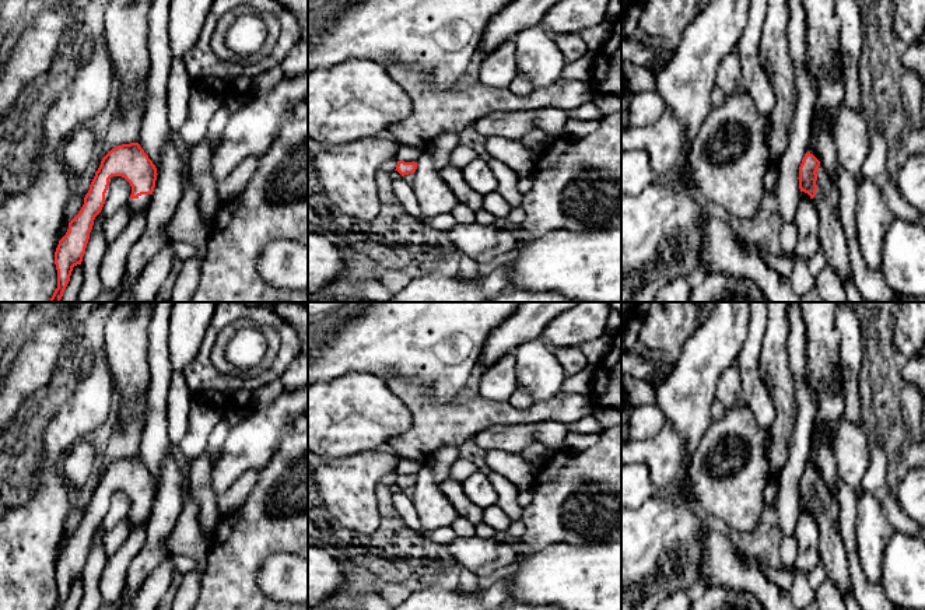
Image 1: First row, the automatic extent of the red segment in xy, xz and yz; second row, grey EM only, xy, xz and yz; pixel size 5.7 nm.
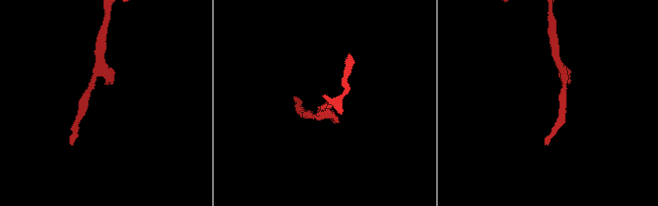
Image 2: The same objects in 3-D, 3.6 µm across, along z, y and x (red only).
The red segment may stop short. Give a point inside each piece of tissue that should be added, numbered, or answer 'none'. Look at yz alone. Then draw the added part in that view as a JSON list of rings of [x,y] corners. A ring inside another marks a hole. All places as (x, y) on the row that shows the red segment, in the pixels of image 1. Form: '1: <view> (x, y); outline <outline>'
1: yz (833, 242); outline [[[820,165],[817,169],[817,190],[812,199],[819,213],[819,239],[820,249],[826,256],[827,266],[831,266],[841,281],[845,283],[854,278],[851,269],[851,259],[847,246],[847,238],[842,224],[840,221],[838,204],[838,187],[827,176],[824,168]]]

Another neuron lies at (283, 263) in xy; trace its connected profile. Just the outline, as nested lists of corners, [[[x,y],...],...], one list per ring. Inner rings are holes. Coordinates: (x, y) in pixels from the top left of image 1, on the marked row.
[[[292,239],[273,241],[260,253],[257,271],[276,288],[305,288],[308,287],[308,246]]]

